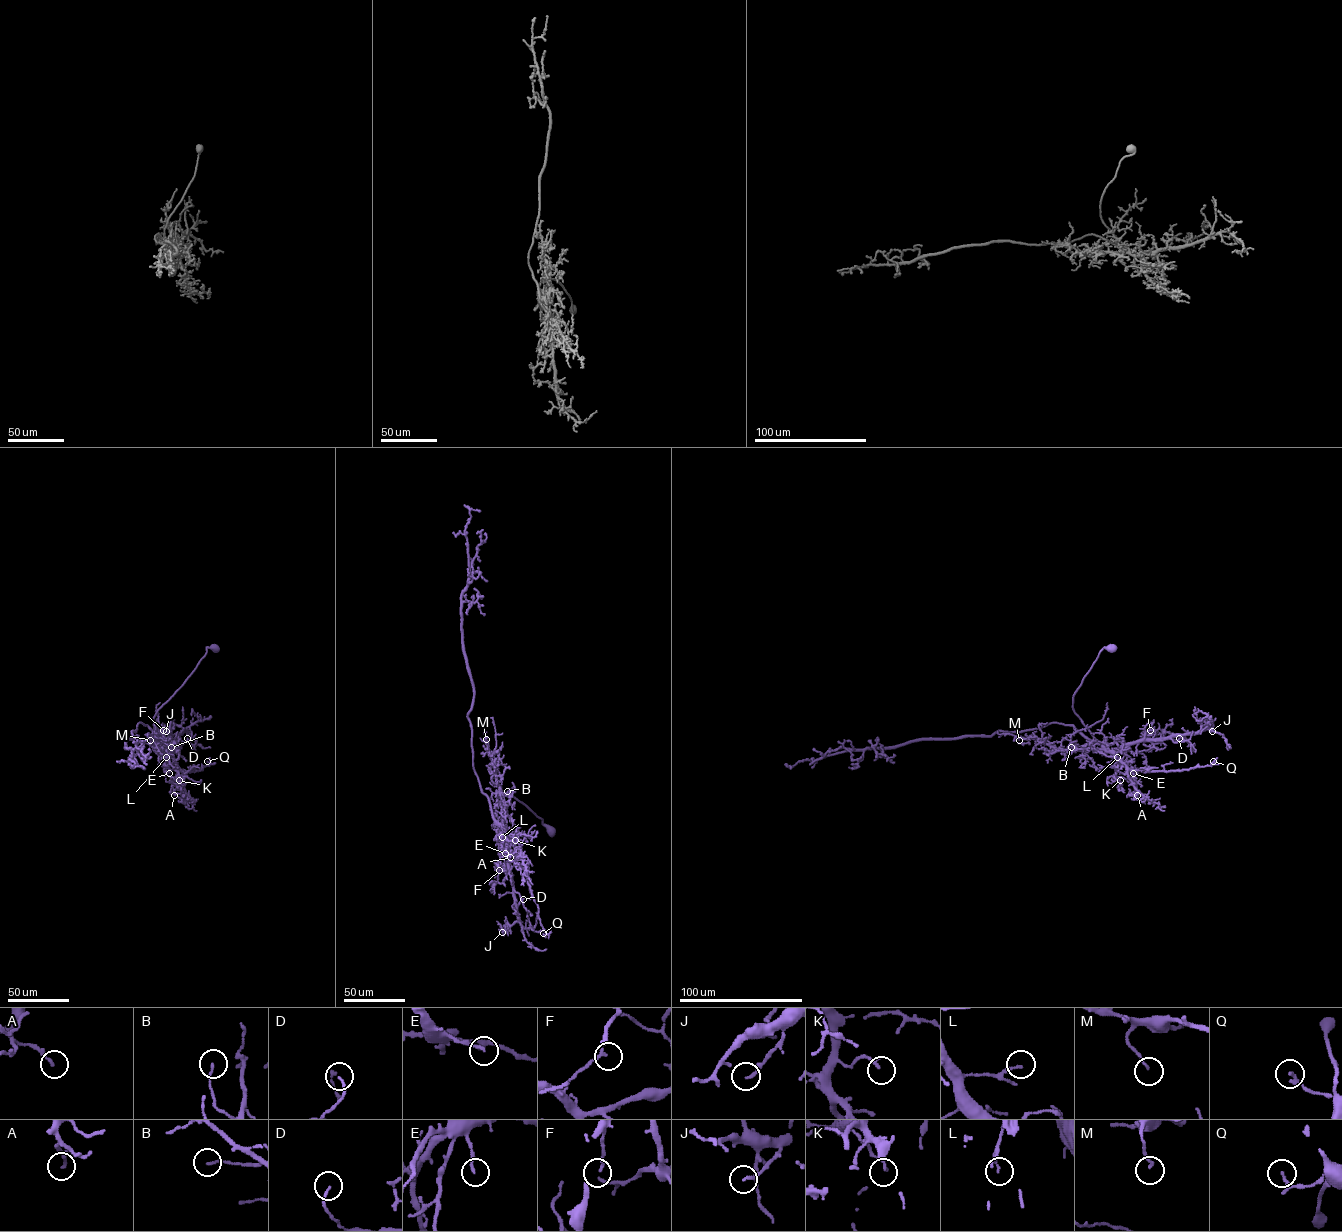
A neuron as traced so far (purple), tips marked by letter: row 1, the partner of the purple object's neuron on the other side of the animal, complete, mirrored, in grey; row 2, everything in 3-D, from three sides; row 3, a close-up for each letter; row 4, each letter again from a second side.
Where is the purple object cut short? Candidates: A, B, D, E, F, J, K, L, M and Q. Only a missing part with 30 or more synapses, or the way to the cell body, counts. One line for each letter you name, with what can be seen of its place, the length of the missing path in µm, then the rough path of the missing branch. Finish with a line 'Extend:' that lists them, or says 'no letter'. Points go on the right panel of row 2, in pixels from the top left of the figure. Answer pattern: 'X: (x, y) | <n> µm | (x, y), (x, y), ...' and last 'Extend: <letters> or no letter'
Extend: no letter

